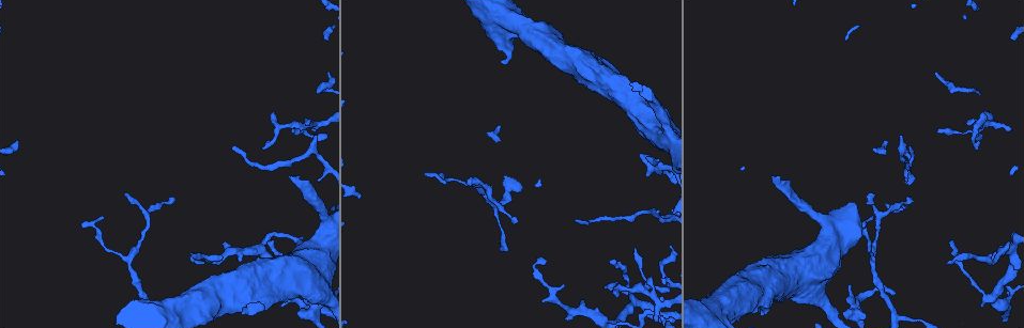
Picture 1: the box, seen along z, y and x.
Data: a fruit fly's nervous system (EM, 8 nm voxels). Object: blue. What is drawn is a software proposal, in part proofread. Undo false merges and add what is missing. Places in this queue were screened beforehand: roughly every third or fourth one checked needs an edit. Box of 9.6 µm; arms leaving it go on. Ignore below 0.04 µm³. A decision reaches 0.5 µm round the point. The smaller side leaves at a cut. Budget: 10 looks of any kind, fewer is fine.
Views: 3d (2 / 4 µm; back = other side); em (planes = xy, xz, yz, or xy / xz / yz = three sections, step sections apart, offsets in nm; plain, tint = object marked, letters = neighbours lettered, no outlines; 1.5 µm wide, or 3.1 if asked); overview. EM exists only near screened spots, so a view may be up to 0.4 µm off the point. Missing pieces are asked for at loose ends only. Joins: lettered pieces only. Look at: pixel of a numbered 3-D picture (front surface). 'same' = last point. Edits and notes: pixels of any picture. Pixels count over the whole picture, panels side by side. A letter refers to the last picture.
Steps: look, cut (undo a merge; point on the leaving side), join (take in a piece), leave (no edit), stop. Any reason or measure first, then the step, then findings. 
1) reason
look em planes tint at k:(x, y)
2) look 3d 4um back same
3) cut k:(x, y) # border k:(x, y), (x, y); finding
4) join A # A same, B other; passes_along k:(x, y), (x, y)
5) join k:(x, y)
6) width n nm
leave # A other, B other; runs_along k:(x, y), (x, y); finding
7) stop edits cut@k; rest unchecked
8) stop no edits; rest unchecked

sharp bend
look 3d 2um at 1:(659, 171)

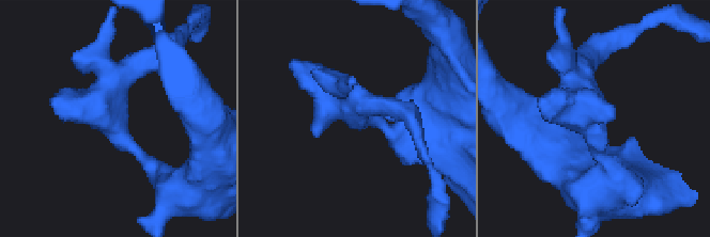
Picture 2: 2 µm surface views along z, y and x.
look em planes tint at 2:(351, 110)

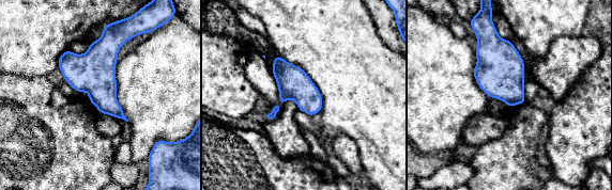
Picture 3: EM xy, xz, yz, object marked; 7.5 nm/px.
look em planes letters same

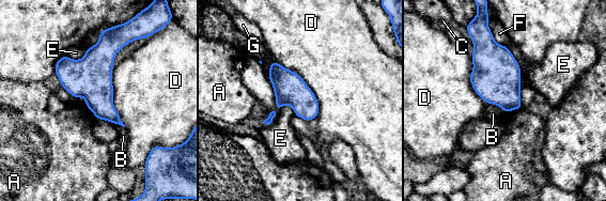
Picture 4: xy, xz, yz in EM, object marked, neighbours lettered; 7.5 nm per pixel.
width 220 nm
leave # A other, B other, C other, D other, E other, F other, G other; border 4:(295, 113), (284, 105), (276, 118); continuous, no second neuron

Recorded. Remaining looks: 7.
sudden change in width
look 3d 2um back at 1:(583, 310)

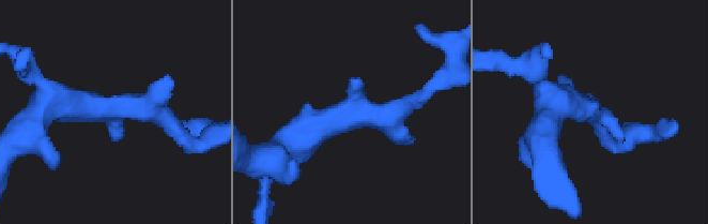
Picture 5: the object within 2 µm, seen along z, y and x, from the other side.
need the tissue
look em yz step 8 letters at 5:(582, 103)

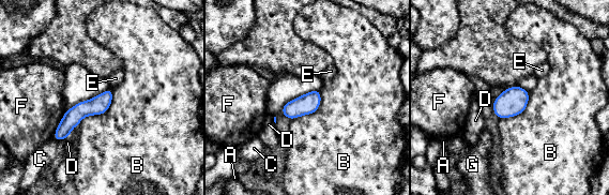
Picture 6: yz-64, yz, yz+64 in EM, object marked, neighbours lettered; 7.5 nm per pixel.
leave # A other, B other, C other, D other, E other, F other, G other; border 6:(112, 89), (110, 106), (77, 125); continuous, no second neuron

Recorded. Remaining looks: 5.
free end
look 3d 2um at 1:(873, 216)

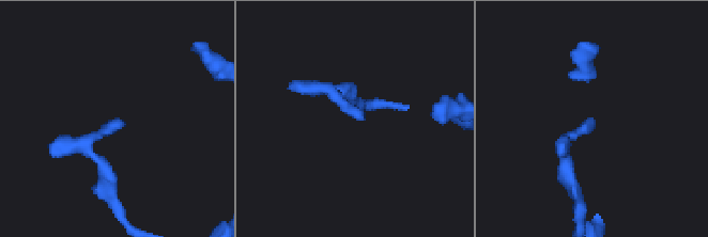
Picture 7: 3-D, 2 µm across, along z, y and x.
look em xy step 8 letters at 7:(122, 121)

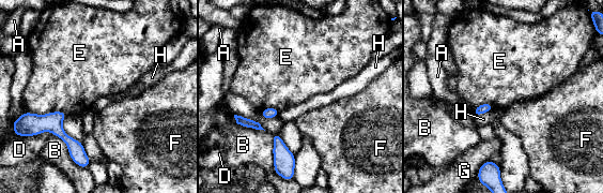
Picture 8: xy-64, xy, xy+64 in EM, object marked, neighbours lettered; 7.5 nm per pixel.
leave # A other, B other, D other, E other, F other, G other, H other; border 8:(31, 112), (63, 112), (66, 115); none of them fits

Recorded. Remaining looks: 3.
look em planes letters at 1:(517, 221)

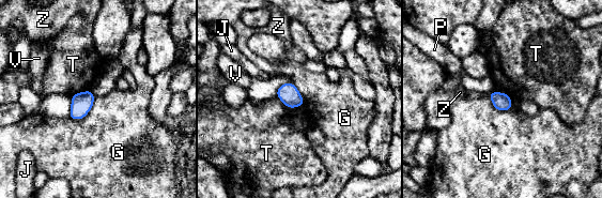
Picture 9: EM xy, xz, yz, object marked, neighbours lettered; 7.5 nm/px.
leave # G other, J other, P other, T other, V other, Z other; none of them fits

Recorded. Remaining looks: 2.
stop no edits; rest unchecked

